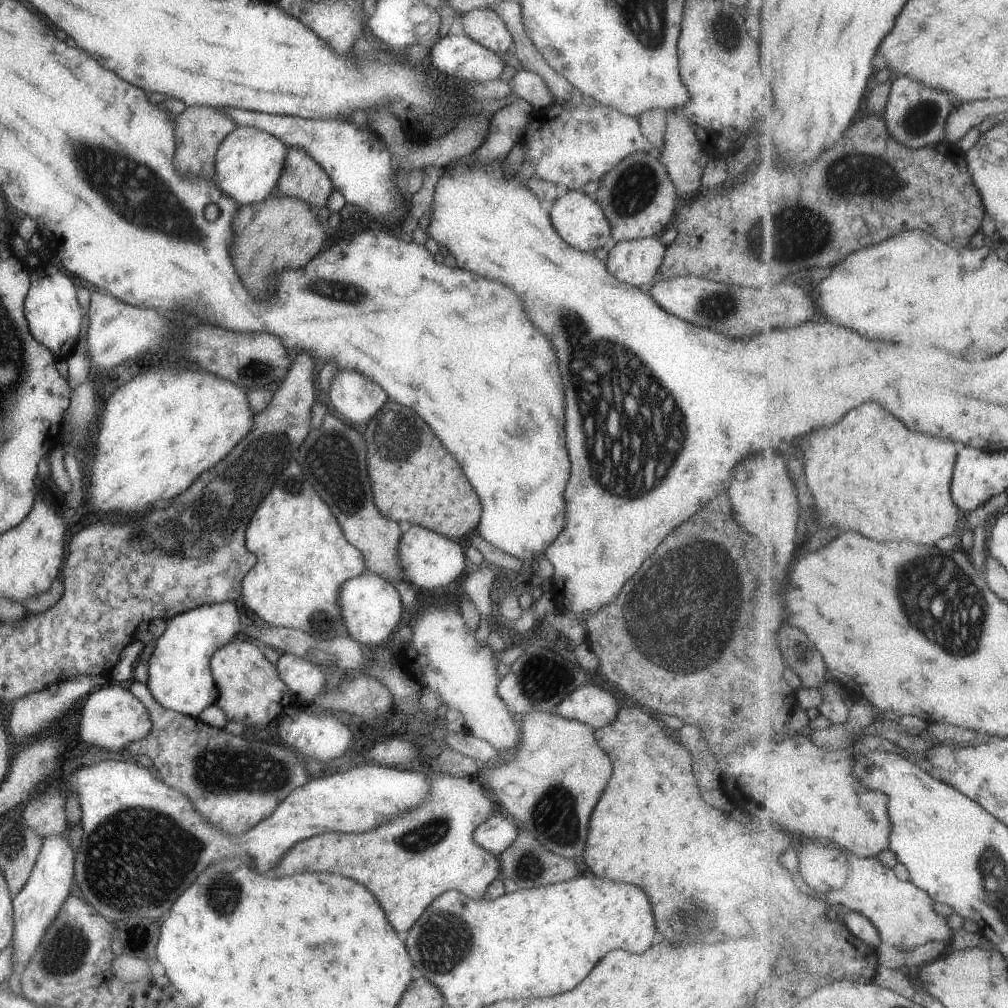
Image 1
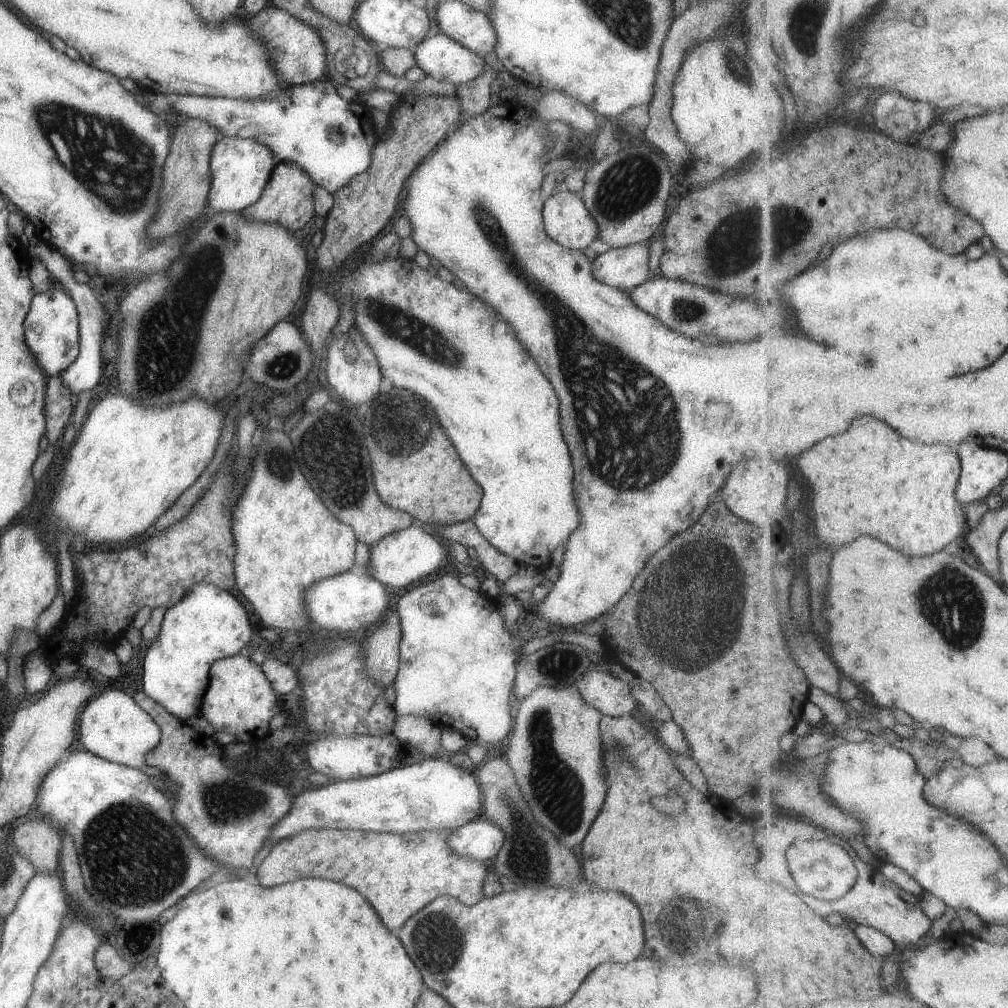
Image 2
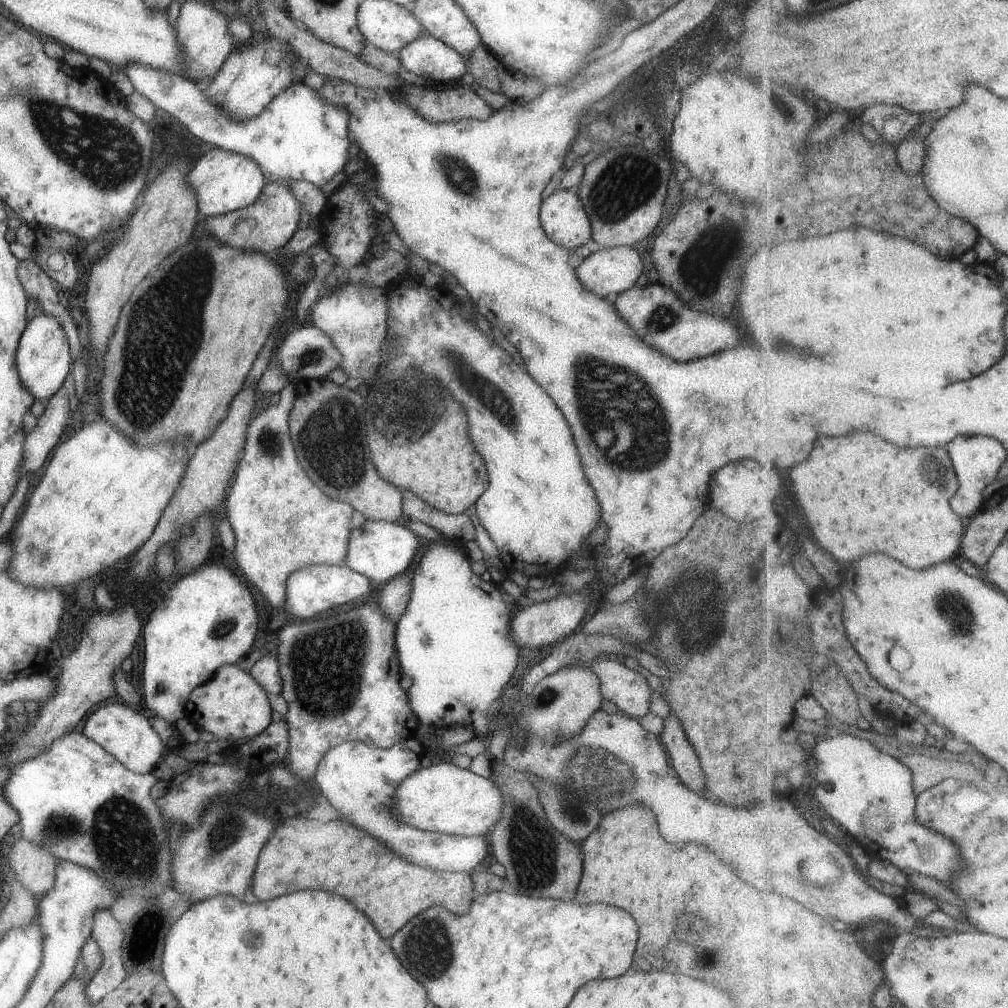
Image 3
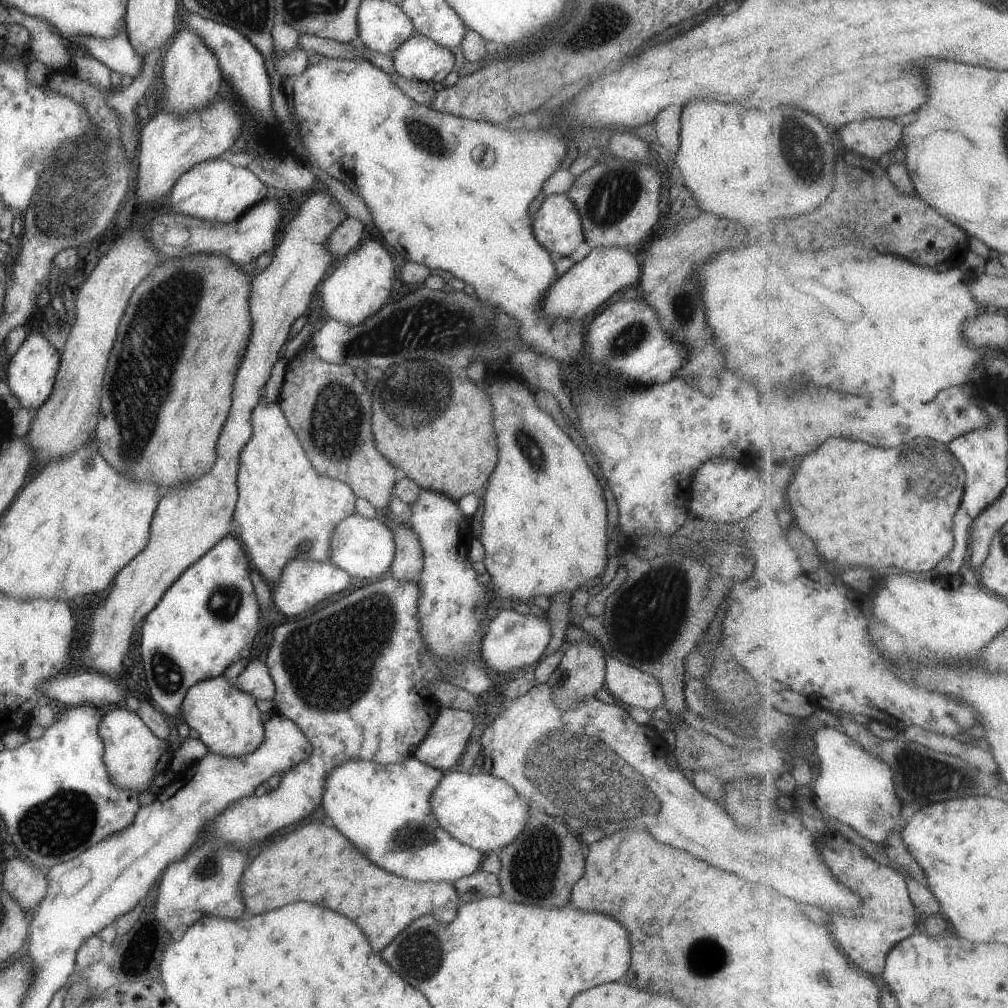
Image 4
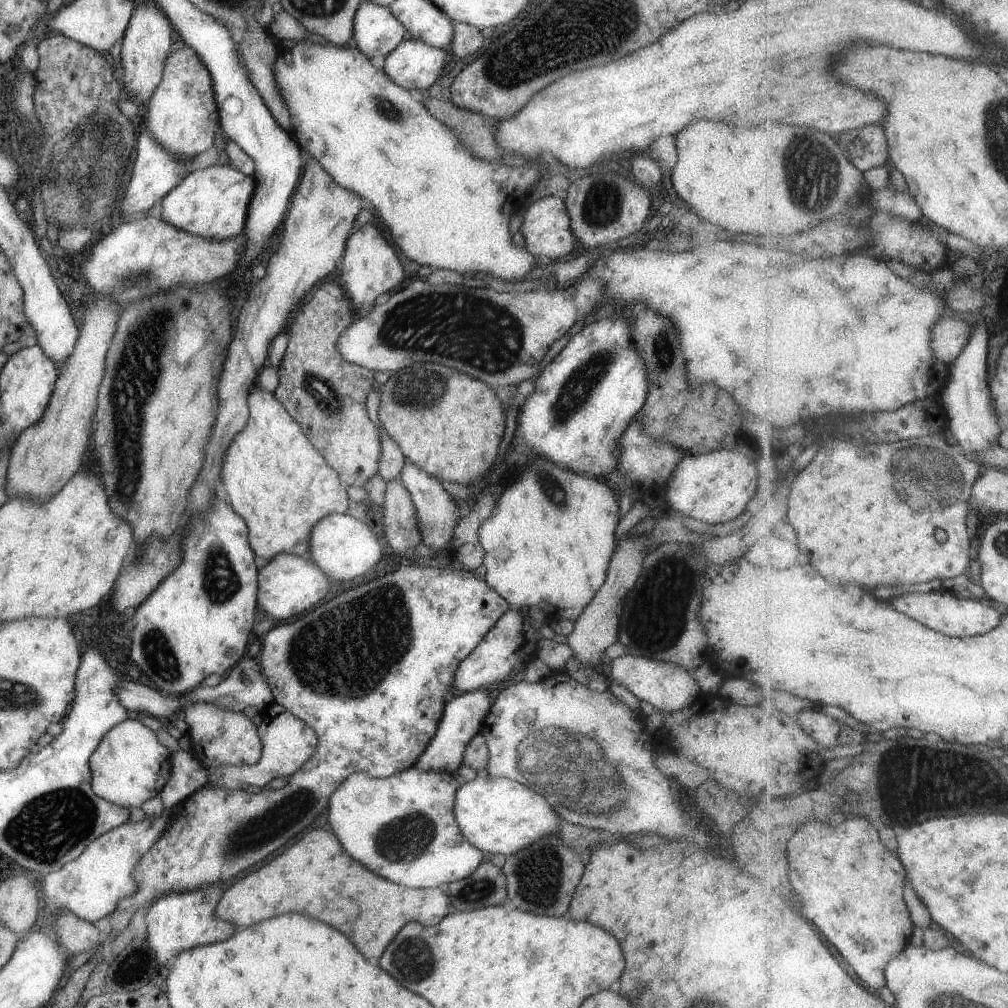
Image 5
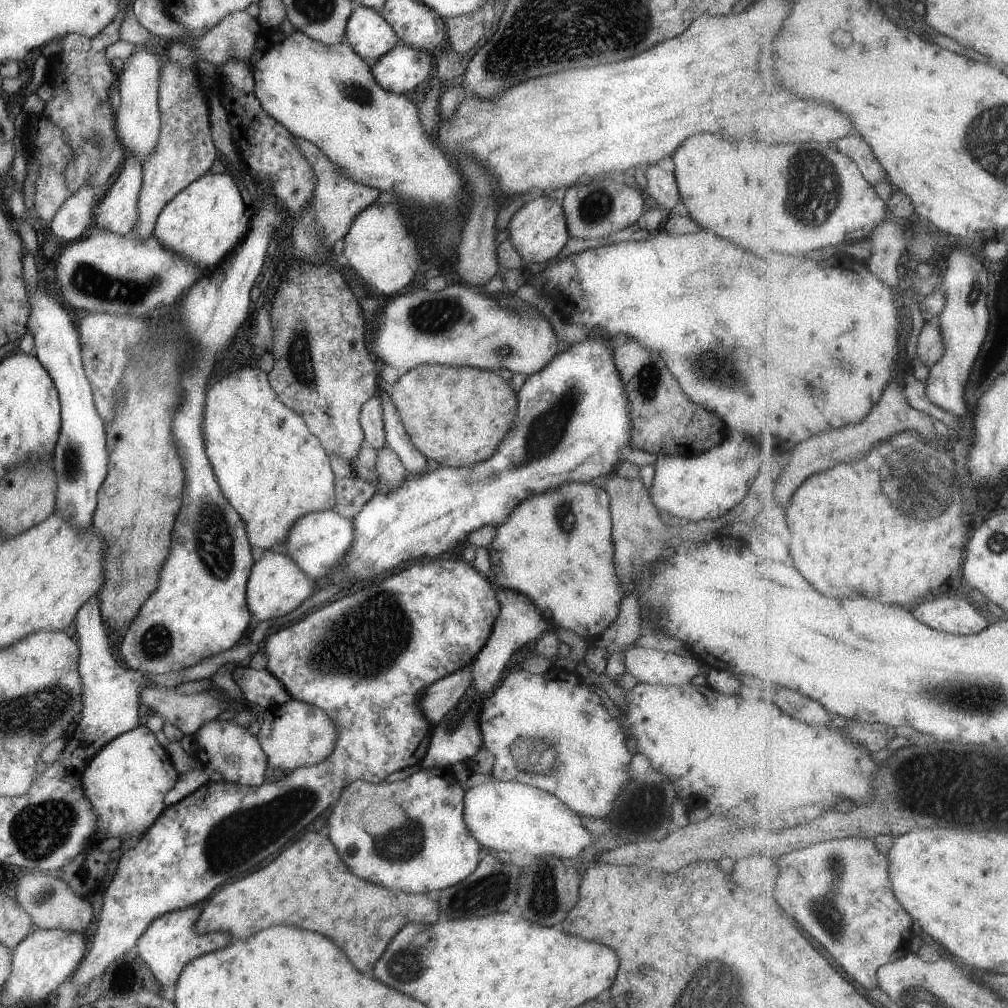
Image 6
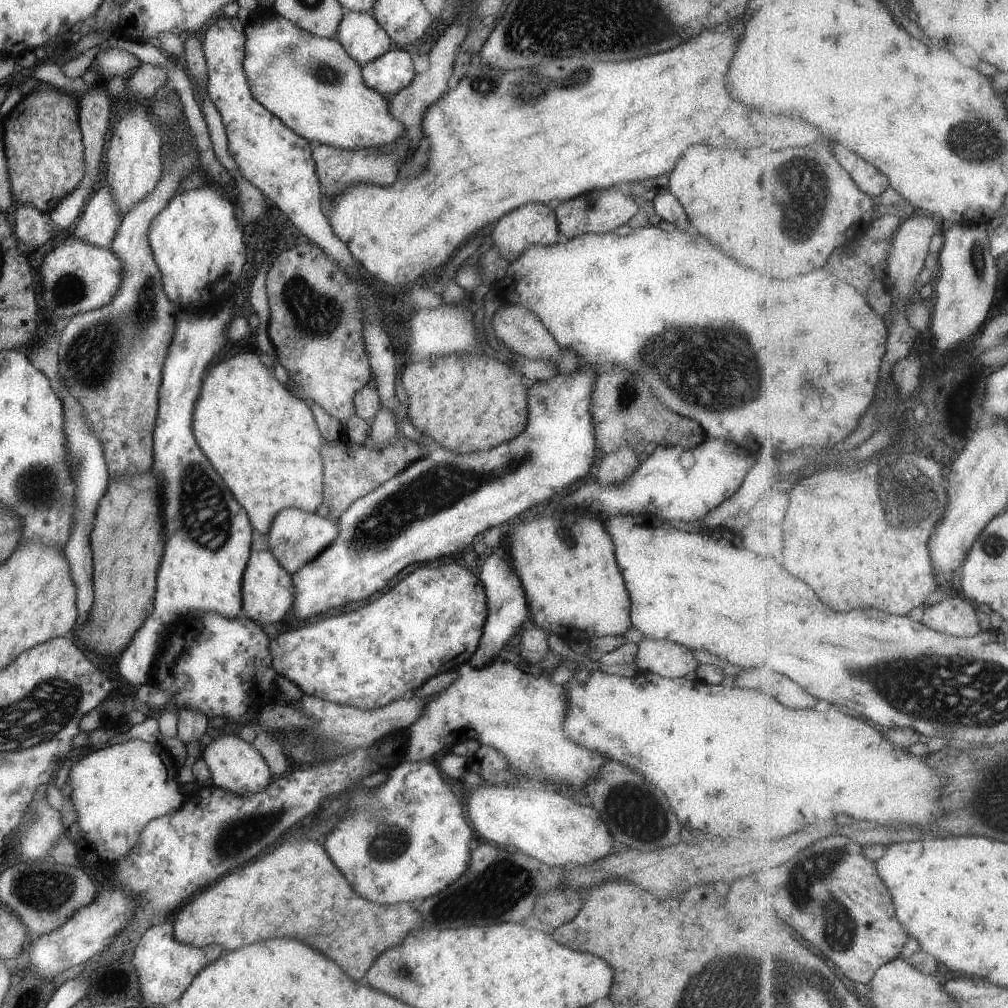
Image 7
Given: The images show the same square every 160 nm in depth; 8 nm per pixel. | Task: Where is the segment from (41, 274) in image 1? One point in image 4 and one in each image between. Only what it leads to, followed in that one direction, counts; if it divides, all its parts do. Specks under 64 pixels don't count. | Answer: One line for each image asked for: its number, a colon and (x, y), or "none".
2: (51, 324)
3: (43, 360)
4: (30, 373)

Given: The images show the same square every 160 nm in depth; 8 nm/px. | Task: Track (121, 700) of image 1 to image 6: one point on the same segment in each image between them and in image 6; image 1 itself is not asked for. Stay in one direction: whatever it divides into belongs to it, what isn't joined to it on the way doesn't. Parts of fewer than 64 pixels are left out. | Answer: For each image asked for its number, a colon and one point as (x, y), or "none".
2: (111, 726)
3: (121, 730)
4: (132, 755)
5: (129, 765)
6: (125, 781)

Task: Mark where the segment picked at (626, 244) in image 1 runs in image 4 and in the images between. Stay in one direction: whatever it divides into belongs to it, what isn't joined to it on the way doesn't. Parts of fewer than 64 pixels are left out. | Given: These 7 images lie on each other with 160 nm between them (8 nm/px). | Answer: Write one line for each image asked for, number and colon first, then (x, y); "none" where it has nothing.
2: (624, 267)
3: (608, 272)
4: (599, 277)

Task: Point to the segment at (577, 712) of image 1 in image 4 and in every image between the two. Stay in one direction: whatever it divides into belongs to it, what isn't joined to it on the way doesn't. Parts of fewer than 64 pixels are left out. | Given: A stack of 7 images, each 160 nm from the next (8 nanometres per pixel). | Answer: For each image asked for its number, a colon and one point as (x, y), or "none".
2: (610, 695)
3: (627, 690)
4: (630, 687)

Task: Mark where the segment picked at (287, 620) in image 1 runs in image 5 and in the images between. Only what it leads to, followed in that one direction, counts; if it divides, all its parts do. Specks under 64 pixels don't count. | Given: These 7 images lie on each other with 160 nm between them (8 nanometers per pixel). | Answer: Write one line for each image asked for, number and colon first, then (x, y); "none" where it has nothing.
2: (285, 538)
3: (281, 522)
4: (285, 510)
5: (270, 475)

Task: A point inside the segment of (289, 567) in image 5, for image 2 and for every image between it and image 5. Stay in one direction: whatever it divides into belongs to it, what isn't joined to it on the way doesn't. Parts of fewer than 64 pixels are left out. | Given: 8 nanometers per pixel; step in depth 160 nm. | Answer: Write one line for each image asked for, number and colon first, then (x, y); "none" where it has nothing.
2: (352, 600)
3: (313, 589)
4: (301, 584)

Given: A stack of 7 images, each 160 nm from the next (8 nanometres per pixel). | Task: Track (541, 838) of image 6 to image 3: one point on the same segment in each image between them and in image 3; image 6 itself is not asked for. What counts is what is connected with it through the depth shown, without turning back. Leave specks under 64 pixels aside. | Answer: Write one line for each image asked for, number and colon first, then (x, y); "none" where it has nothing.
3: (440, 798)
4: (482, 811)
5: (497, 815)

